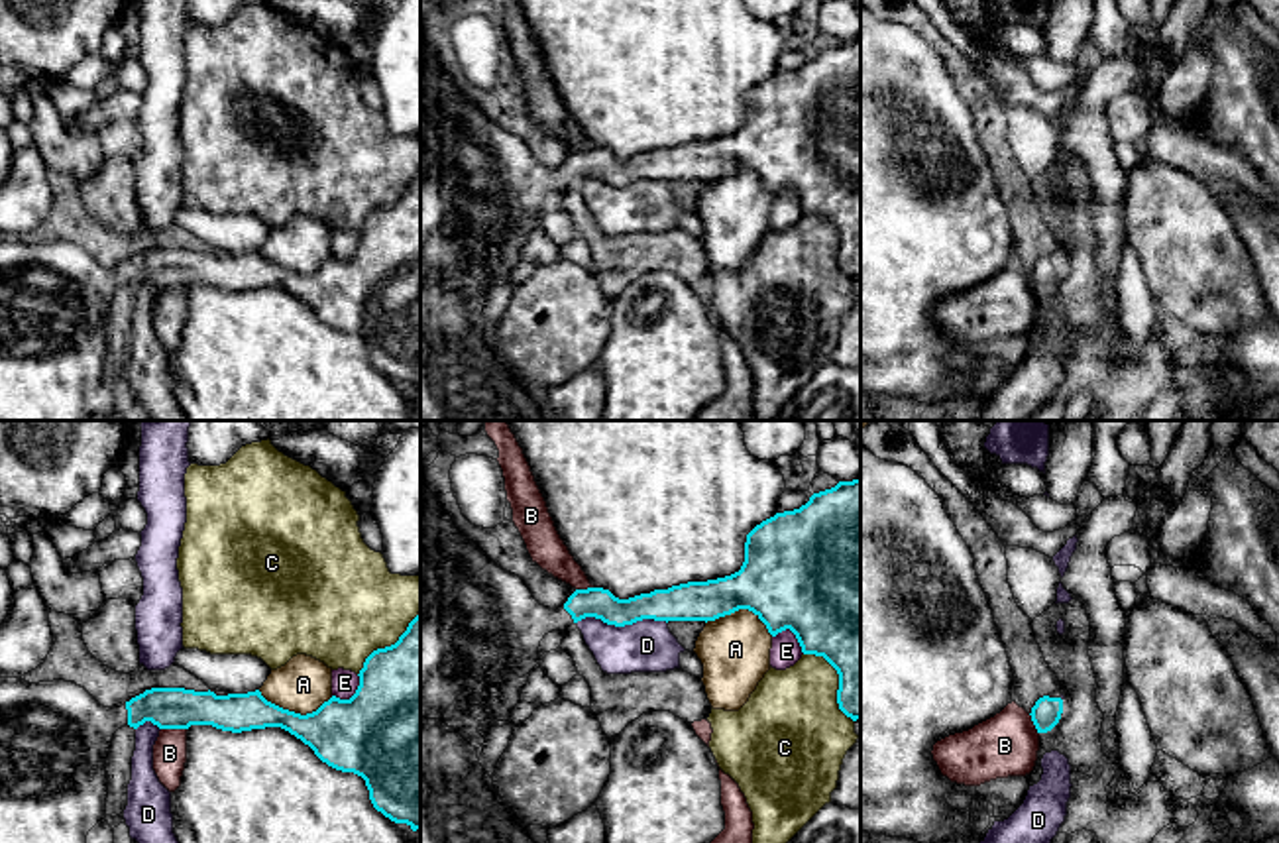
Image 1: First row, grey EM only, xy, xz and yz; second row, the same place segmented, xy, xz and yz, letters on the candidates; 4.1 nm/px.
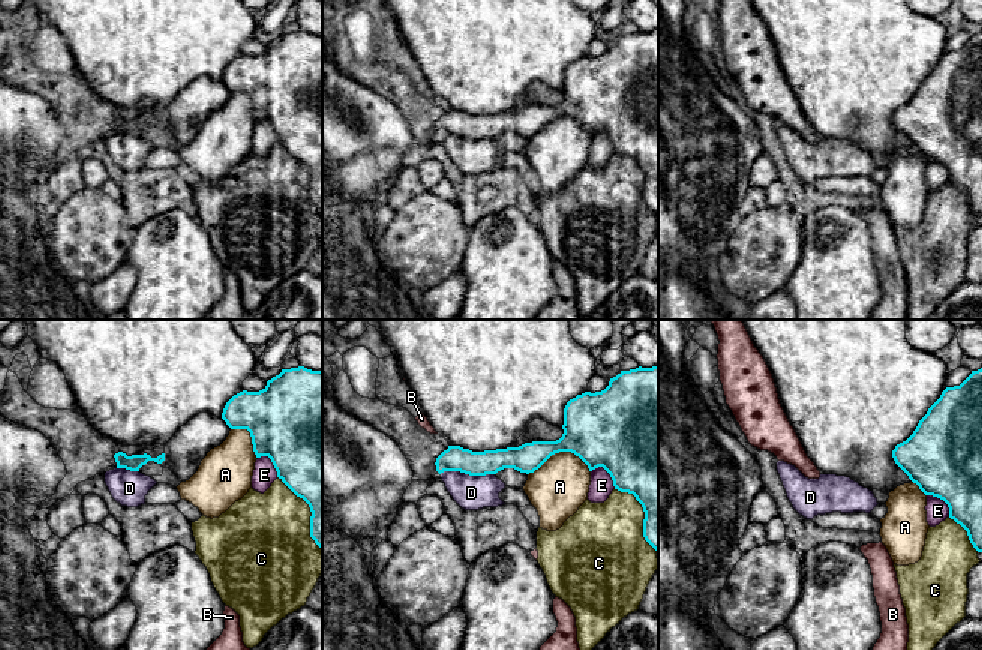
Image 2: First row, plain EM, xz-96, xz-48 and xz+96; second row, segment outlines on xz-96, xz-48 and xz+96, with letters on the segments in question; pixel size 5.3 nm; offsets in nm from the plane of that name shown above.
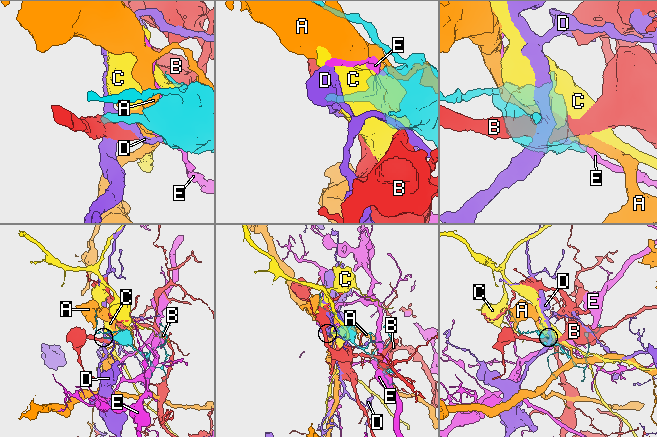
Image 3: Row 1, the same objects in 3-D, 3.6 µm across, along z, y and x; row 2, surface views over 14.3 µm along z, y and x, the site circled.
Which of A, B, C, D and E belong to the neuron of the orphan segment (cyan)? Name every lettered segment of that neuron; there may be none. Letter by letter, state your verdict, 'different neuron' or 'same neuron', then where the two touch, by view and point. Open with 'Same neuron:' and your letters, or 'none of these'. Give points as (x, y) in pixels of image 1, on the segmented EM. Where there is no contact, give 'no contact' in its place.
Same neuron: none of these
A: different neuron | xy (293, 712)
B: different neuron | xy (173, 728)
C: different neuron | xy (388, 647)
D: different neuron | xz (621, 625)
E: different neuron | xy (354, 694)

